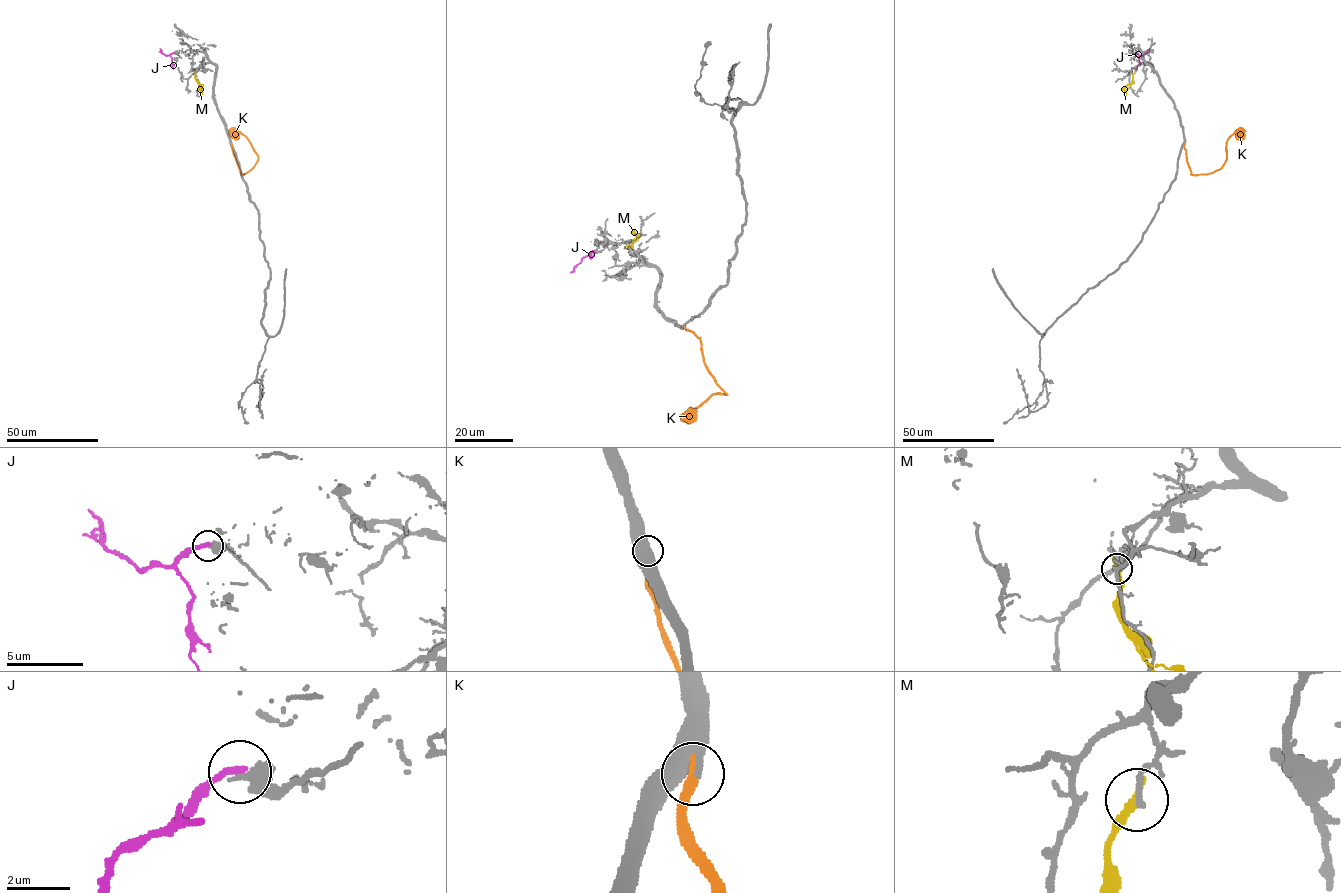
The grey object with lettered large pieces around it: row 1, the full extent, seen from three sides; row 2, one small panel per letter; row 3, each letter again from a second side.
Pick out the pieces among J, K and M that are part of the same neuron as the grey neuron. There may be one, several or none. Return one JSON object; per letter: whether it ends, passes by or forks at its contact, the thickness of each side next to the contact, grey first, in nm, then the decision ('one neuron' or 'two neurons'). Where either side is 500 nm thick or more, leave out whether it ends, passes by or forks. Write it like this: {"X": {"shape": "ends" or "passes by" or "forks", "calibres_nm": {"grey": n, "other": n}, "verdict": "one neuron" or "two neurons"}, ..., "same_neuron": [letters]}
{"J": {"calibres_nm": {"grey": 500, "other": 240}, "verdict": "two neurons"}, "K": {"shape": "ends", "calibres_nm": {"grey": 280, "other": 380}, "verdict": "one neuron"}, "M": {"shape": "ends", "calibres_nm": {"grey": 180, "other": 240}, "verdict": "two neurons"}, "same_neuron": ["K"]}

